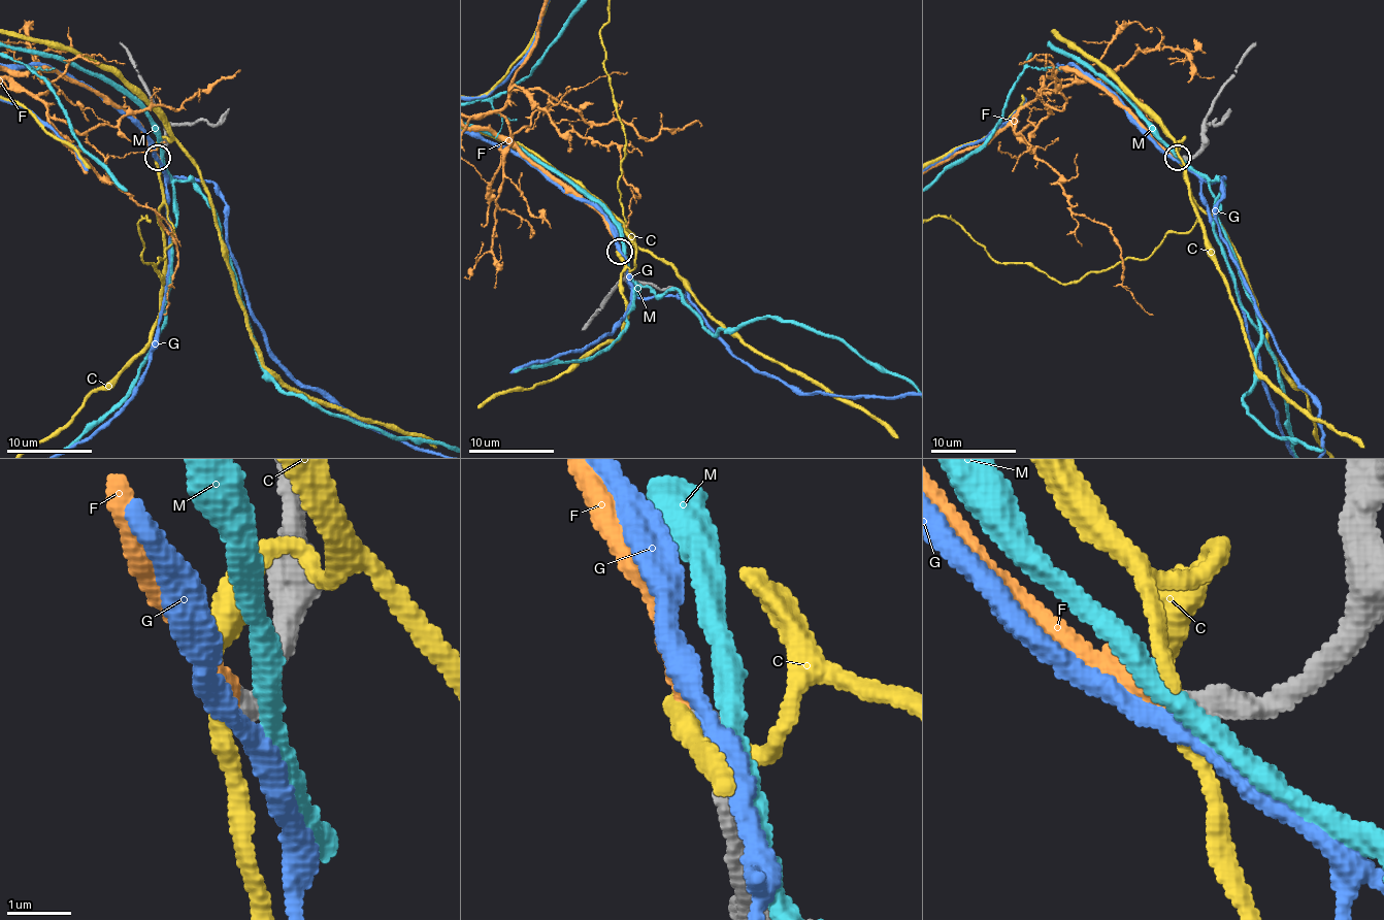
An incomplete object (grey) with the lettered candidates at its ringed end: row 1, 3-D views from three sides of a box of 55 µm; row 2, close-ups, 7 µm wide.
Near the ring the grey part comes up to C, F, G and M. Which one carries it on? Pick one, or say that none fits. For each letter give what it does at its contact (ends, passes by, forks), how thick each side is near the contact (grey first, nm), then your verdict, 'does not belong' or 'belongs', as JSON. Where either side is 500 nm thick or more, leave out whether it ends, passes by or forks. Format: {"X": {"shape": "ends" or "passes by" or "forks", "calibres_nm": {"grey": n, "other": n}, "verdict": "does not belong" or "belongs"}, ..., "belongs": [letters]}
{"C": {"shape": "passes by", "calibres_nm": {"grey": 360, "other": 280}, "verdict": "does not belong"}, "F": {"shape": "ends", "calibres_nm": {"grey": 340, "other": 340}, "verdict": "belongs"}, "G": {"shape": "passes by", "calibres_nm": {"grey": 400, "other": 320}, "verdict": "does not belong"}, "M": {"shape": "passes by", "calibres_nm": {"grey": 440, "other": 340}, "verdict": "does not belong"}, "belongs": ["F"]}

